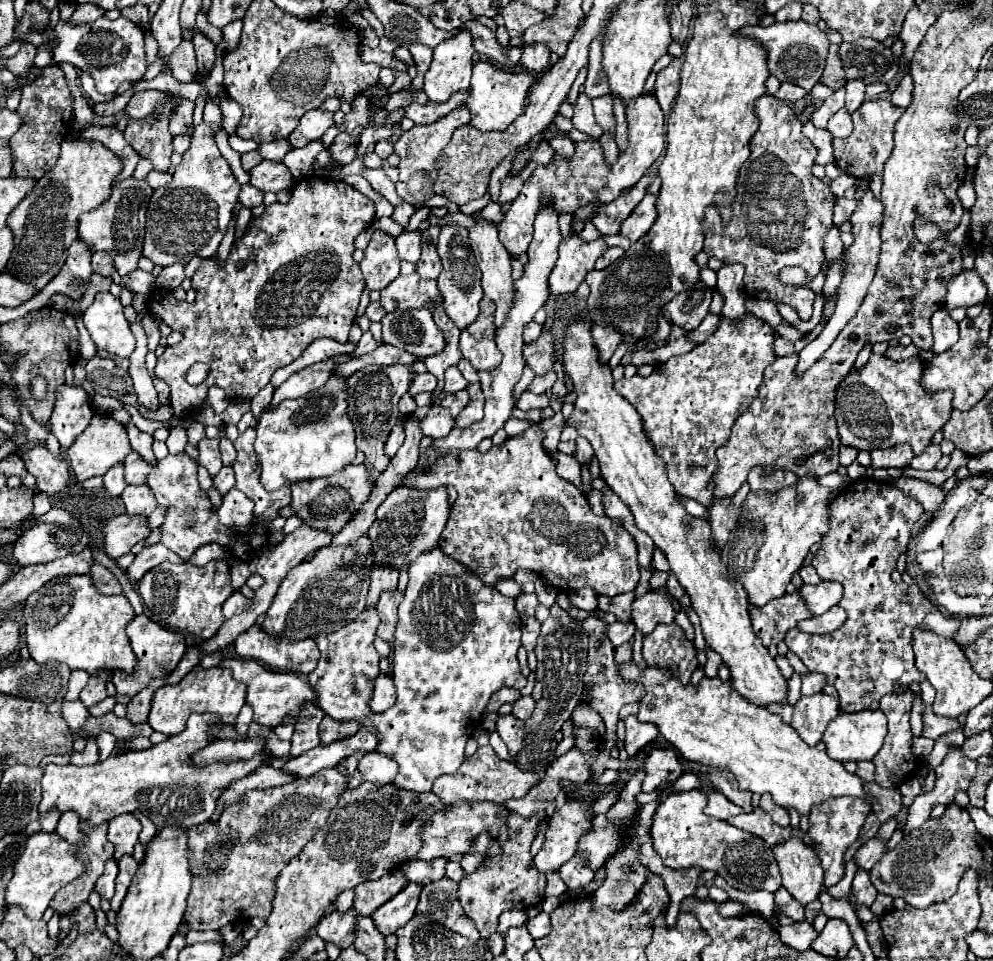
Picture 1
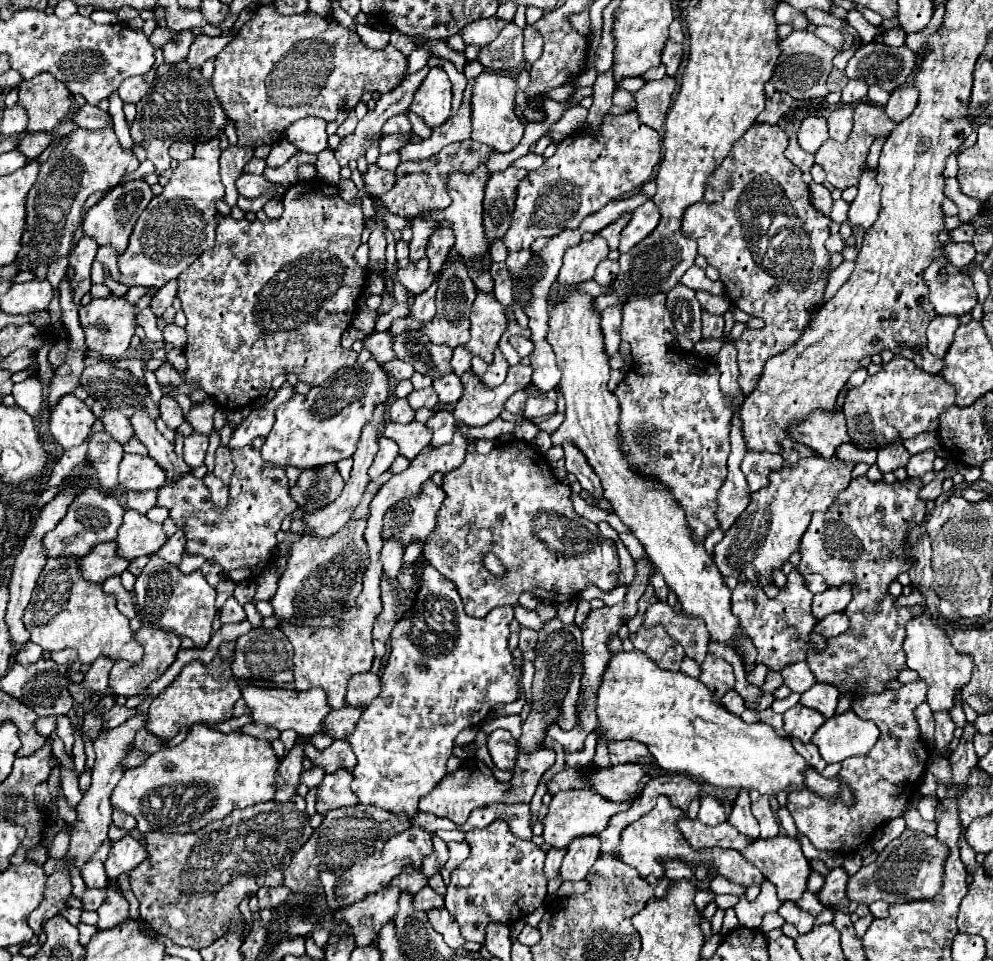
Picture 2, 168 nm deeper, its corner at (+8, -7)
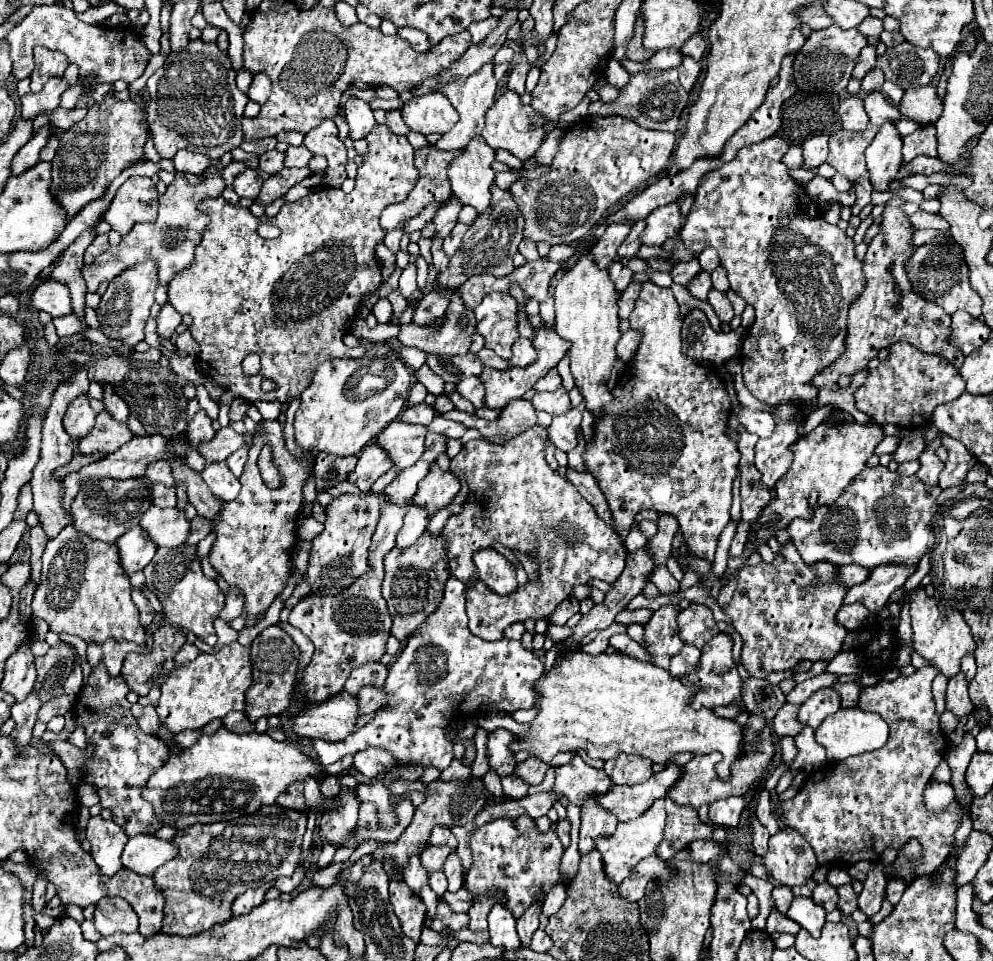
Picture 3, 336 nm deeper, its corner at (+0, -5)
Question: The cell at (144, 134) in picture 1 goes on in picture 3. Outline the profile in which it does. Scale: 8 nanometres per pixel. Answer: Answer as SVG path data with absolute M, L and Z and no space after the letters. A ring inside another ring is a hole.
M192 39L184 51L170 53L166 63L148 79L146 89L150 95L148 125L162 159L174 159L178 149L198 151L214 159L242 143L240 117L248 95L236 87L236 71L230 57L214 43Z

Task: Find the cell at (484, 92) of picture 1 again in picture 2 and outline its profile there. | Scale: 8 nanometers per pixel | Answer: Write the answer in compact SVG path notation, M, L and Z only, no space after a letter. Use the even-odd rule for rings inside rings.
M480 73L476 77L474 95L472 95L472 139L488 145L498 153L512 151L522 135L524 127L520 125L518 117L514 115L514 93L516 93L516 79L504 77L498 73Z

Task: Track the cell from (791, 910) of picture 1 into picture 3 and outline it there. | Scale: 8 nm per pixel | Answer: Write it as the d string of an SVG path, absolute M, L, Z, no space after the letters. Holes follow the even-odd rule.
M796 897L790 905L790 911L788 915L790 919L794 919L796 923L800 923L812 937L818 937L822 927L824 927L824 917L826 917L826 911L824 907L820 907L818 903L814 903L812 899L806 899L806 897Z

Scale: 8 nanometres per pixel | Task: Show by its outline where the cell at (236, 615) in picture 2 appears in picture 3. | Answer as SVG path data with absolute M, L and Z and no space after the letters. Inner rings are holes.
M232 587L230 593L226 595L226 605L220 611L220 617L230 623L232 619L236 619L242 613L242 609L244 609L244 595L236 587Z

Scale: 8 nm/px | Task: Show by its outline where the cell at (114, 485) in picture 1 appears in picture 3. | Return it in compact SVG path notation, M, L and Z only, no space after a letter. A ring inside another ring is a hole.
M106 411L96 415L96 425L90 431L88 437L80 439L80 453L82 455L92 455L92 453L112 453L124 443L132 439L132 433L128 425L114 421Z

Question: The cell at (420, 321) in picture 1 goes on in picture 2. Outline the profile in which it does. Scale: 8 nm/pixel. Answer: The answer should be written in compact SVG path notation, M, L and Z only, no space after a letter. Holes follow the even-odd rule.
M408 331L400 337L394 337L394 349L398 359L410 363L418 373L428 375L430 379L440 379L452 373L452 349L446 345L432 345L424 333Z

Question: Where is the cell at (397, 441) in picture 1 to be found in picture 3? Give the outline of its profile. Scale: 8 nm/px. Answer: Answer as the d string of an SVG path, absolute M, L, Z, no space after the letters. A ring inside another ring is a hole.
M372 443L372 445L364 447L362 455L358 457L356 469L348 475L348 481L356 483L362 491L370 491L372 483L380 475L384 475L388 469L392 469L392 459L388 459L388 455L384 455L384 449L380 449L380 445Z

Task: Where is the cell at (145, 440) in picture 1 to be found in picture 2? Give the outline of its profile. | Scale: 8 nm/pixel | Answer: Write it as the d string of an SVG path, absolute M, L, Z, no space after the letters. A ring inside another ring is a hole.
M104 409L98 419L102 421L104 429L106 429L112 437L116 437L116 441L120 441L120 445L126 445L126 441L134 435L132 425L130 425L130 419L128 419L126 415L122 415L120 411Z

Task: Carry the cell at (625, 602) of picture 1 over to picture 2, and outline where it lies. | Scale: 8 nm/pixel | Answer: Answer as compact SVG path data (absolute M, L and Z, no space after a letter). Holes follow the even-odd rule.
M648 557L636 561L636 585L634 585L634 583L628 585L624 601L622 601L620 605L616 605L616 607L604 607L604 609L591 610L588 619L586 619L585 623L581 626L584 677L581 678L580 694L577 703L580 710L578 715L579 722L573 729L570 729L570 731L563 731L557 723L553 723L547 730L548 737L552 737L554 741L558 741L566 751L580 751L582 745L584 745L586 735L596 728L596 691L600 686L602 675L604 674L604 665L608 663L608 657L610 657L610 651L608 651L607 647L608 639L610 639L610 635L618 633L618 629L626 623L626 619L630 619L632 615L638 613L636 605L638 605L638 599L644 595L644 591L646 591L646 587L648 587L648 577L650 577L652 569L654 569L654 565L652 565L652 561L650 561Z

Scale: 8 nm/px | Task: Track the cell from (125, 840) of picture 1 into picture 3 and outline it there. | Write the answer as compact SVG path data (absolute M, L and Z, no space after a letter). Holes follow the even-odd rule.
M136 835L126 843L122 863L126 869L138 875L154 875L154 871L166 861L174 859L176 853L178 847L164 839L158 839L154 835Z

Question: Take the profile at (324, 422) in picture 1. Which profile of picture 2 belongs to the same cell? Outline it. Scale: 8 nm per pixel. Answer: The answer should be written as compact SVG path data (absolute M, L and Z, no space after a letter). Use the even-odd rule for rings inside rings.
M370 359L364 365L356 363L336 371L336 375L328 379L328 387L312 387L306 395L294 395L292 401L286 401L276 411L274 429L262 445L264 461L282 469L286 469L286 465L312 469L352 457L362 427L372 419L374 409L388 401L388 383L388 375L380 363Z

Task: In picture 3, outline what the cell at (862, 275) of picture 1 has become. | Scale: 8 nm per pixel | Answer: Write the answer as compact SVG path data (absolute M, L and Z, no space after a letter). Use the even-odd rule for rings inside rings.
M884 123L866 149L866 165L874 191L888 191L902 167L902 137L894 123Z

